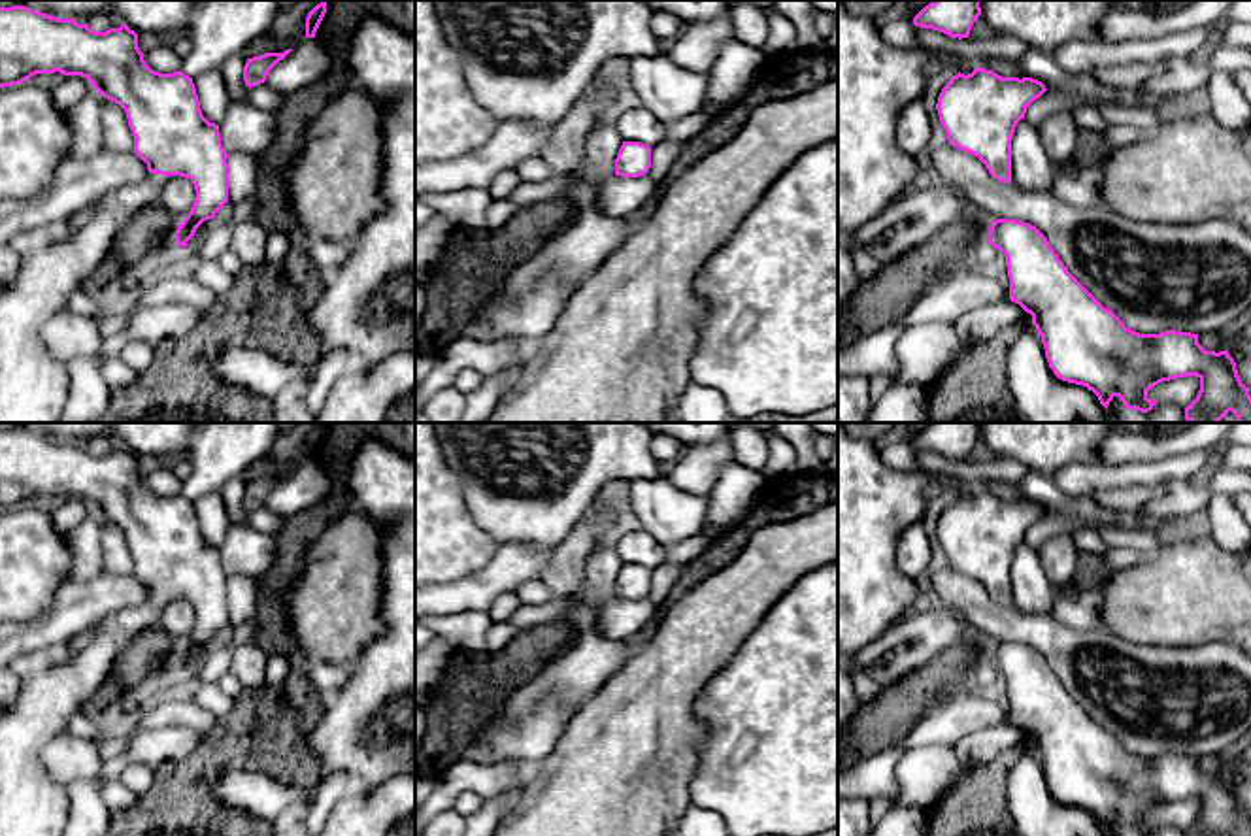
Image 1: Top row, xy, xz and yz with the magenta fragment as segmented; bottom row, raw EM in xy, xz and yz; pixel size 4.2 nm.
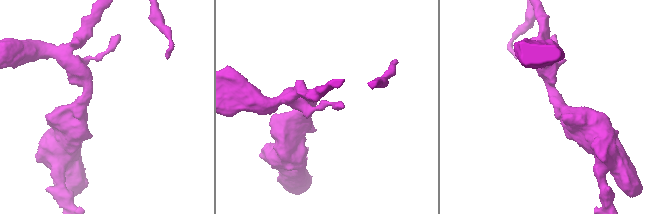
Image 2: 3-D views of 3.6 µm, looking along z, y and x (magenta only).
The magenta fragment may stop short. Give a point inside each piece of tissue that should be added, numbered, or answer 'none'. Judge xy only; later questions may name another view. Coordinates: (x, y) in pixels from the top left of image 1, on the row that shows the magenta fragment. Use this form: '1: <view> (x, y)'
1: xy (131, 199)

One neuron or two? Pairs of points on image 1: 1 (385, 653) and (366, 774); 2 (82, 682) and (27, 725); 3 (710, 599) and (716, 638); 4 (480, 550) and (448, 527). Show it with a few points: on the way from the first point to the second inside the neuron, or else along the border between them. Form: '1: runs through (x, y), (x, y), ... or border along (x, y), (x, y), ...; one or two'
1: runs through (385, 684), (385, 691), (357, 727), (353, 744); one
2: runs through (68, 684), (40, 712); one
3: runs through (710, 608), (710, 629); one
4: runs through (472, 548), (455, 535); one

